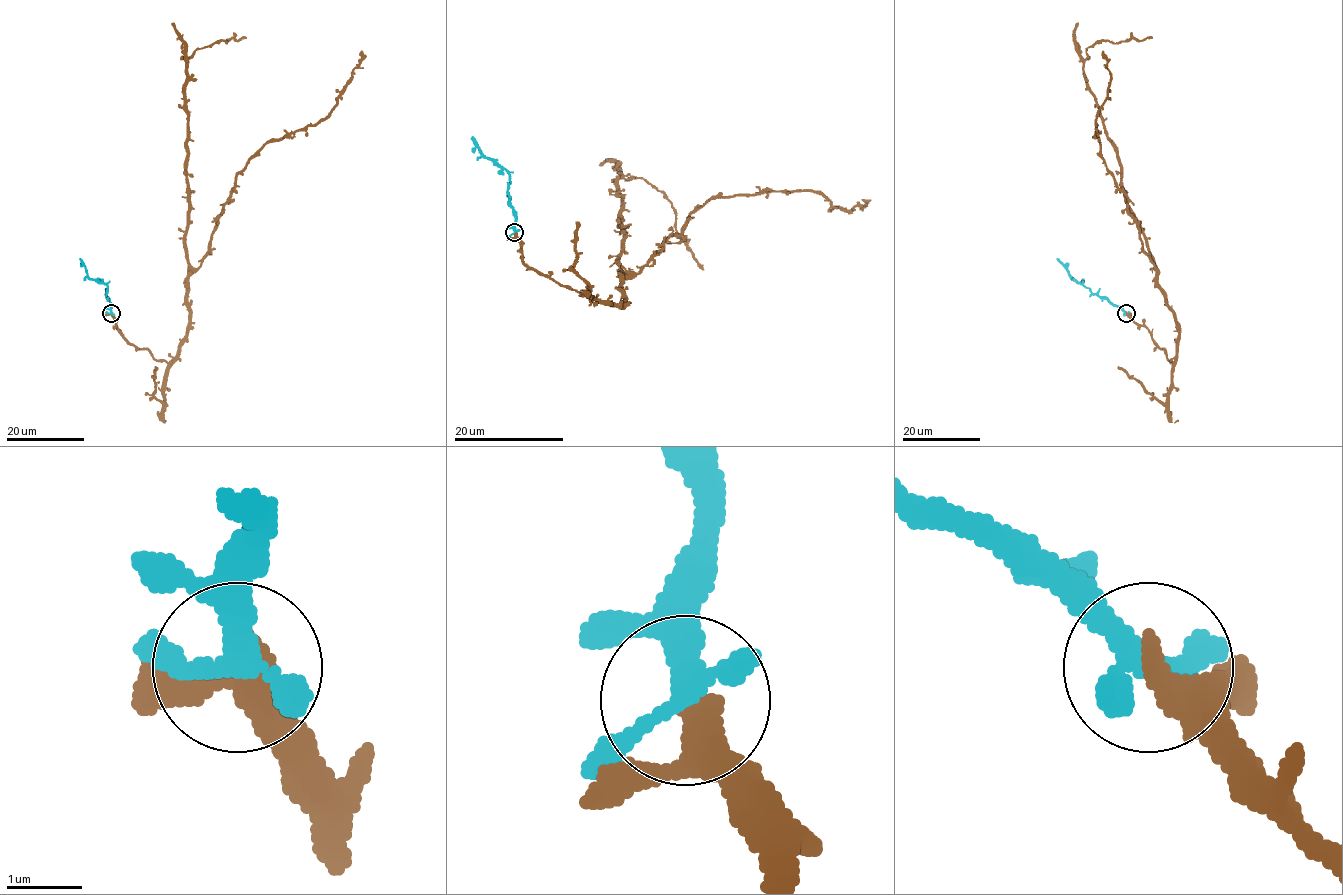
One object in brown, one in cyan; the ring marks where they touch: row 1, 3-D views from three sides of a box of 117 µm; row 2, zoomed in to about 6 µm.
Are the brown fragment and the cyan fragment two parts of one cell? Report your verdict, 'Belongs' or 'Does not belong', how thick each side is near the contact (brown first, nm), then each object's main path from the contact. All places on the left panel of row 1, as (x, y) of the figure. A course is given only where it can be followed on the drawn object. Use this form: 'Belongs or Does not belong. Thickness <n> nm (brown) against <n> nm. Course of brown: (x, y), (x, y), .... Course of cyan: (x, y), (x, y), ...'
Belongs. Thickness 320 nm (brown) against 320 nm. Course of brown: (111, 313), (128, 342), (157, 360), (169, 362), (177, 354), (189, 314), (186, 60), (196, 50), (246, 37). Course of cyan: (111, 313), (107, 286), (88, 277), (80, 258)

